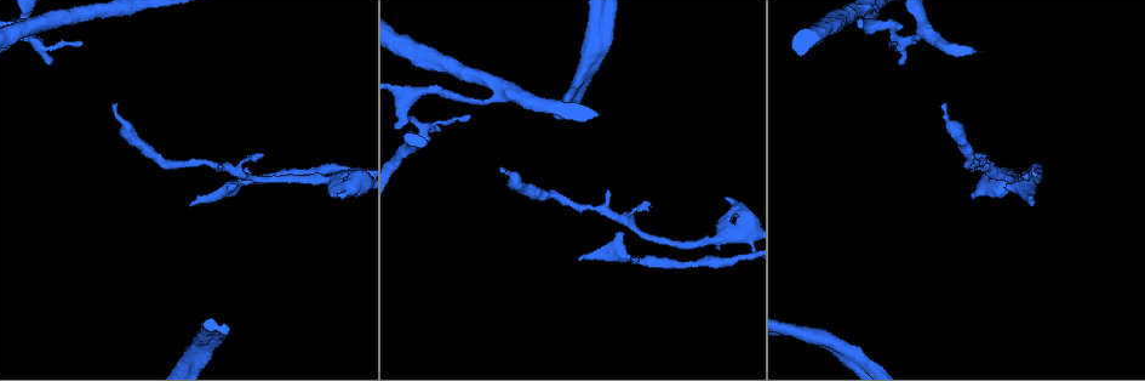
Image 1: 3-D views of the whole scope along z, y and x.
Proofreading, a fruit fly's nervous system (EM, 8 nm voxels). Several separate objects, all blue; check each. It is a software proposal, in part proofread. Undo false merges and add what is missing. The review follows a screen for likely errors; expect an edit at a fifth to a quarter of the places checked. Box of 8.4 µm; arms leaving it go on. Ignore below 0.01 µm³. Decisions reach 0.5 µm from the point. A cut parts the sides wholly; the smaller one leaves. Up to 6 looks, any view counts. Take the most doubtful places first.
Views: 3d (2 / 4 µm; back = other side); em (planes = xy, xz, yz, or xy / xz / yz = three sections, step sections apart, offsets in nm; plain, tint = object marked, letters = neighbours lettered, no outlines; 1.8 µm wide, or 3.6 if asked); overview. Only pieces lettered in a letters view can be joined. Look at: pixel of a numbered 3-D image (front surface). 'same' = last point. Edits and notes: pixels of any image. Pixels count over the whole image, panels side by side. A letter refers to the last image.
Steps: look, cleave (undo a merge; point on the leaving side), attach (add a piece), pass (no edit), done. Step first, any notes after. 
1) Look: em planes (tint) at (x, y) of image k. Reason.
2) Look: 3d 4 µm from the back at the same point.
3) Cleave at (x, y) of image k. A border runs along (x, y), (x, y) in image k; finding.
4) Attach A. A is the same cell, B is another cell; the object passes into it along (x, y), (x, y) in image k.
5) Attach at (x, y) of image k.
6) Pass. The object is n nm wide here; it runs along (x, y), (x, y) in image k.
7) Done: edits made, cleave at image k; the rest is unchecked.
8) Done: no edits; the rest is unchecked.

Look: 3d 4 µm at (944, 102) of image 1. Branch stops here.

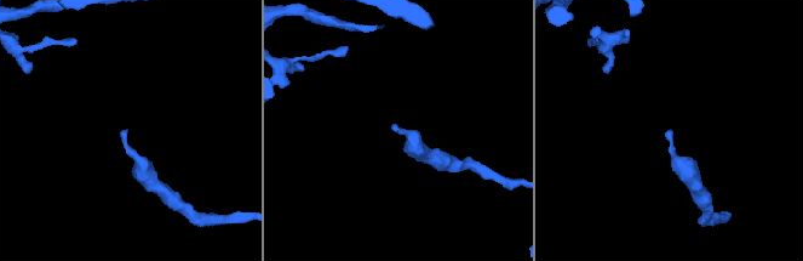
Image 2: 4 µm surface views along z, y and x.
Look: em xy step 8 (tint) at (665, 133) of image 2.

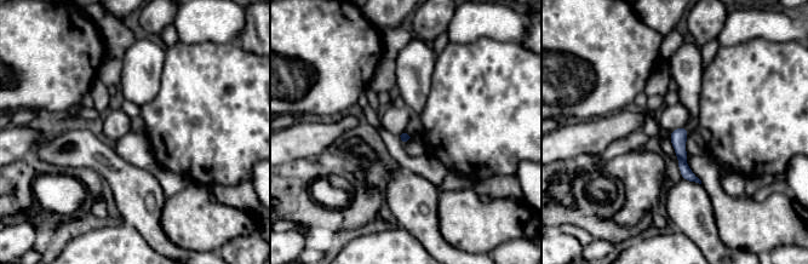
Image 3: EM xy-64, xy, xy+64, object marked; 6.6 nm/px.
Look: em planes (letters) at the same point. Another direction.

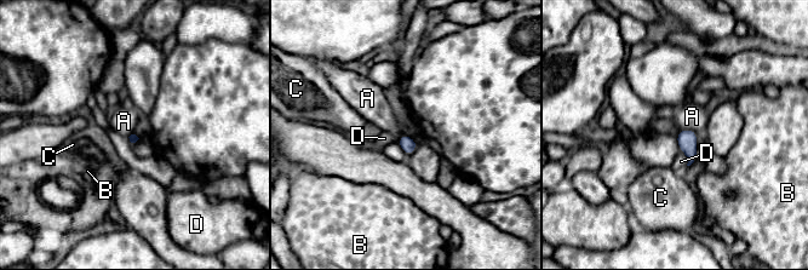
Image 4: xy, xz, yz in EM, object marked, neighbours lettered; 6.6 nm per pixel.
Pass. A, B, C and D are other cells; a border runs along (680, 130), (692, 130), (695, 133) in image 4; none of them fits.

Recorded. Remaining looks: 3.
Look: em 3.6 µm yz step 16 (letters) at (339, 195) of image 1. Branch stops here.

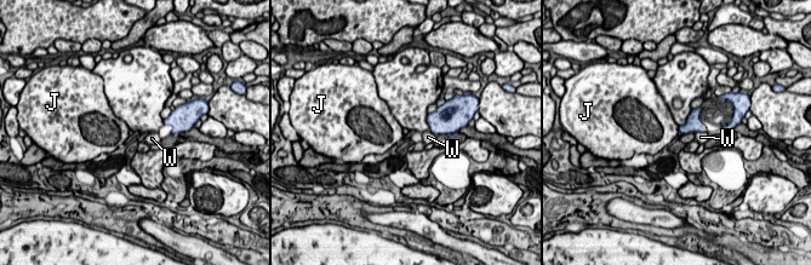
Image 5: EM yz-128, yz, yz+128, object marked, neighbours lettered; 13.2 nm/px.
Pass. J and W are other cells; a border runs along (678, 126), (679, 133) in image 5; none of them fits.

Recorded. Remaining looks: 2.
Look: em xy step 16 (tint) at (818, 338) of image 1.

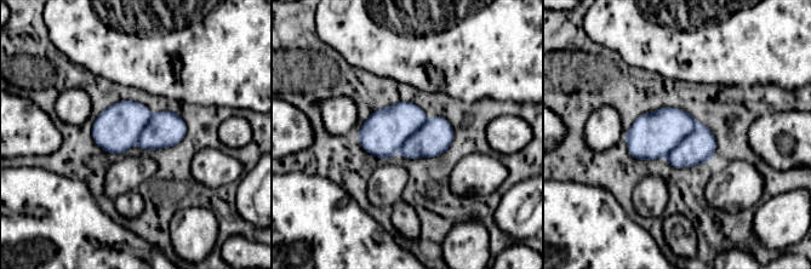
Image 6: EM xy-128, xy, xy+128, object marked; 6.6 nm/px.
Look: em xz step 8 (letters) at the same point. Another direction.

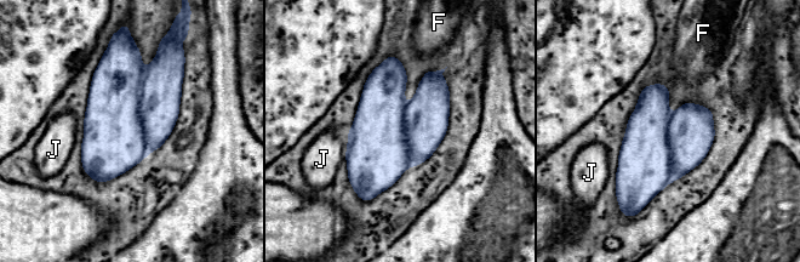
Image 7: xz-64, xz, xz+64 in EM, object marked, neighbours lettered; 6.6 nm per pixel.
Cleave at (161, 87) of image 7. F and J are other cells; two neurons meet here.

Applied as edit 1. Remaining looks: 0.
Done: edits made, cleave at image 7; the rest is unchecked.

